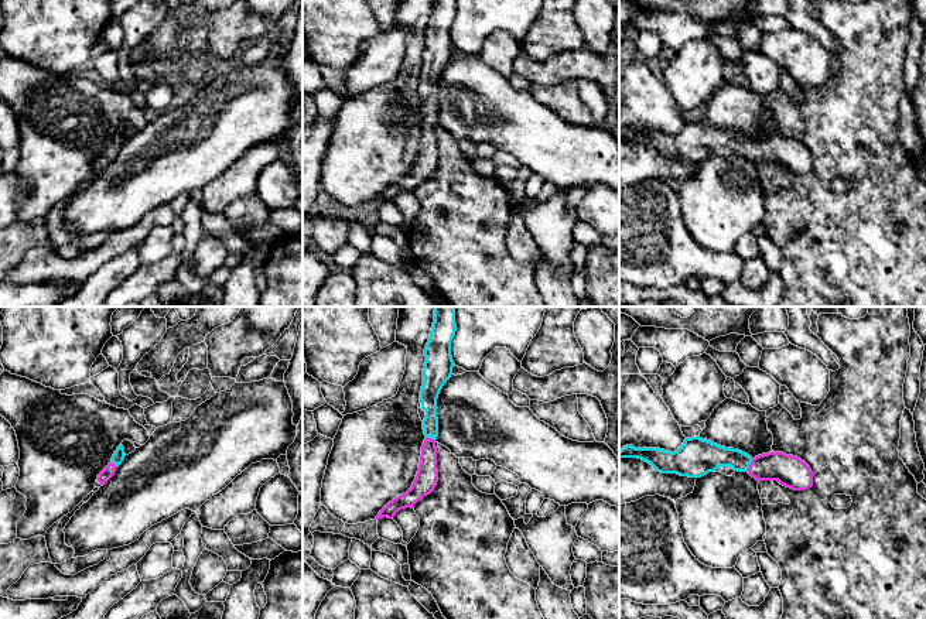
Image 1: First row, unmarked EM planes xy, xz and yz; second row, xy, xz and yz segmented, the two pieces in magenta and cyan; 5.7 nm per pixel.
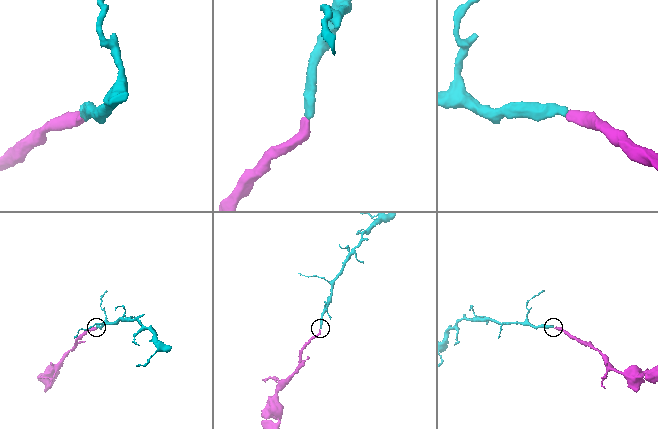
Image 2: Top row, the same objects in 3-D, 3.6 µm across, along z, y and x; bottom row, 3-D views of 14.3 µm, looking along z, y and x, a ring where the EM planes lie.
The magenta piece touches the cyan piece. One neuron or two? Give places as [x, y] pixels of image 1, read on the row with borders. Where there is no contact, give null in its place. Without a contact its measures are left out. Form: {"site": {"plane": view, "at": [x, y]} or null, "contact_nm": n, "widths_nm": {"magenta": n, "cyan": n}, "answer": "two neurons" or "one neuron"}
{"site": {"plane": "yz", "at": [749, 465]}, "contact_nm": 70, "widths_nm": {"magenta": 180, "cyan": 170}, "answer": "one neuron"}

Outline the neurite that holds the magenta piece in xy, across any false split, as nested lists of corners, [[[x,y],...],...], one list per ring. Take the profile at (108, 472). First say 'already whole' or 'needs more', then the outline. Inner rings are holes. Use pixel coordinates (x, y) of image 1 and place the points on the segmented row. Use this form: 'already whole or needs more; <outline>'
needs more; [[[119,445],[112,456],[112,462],[98,475],[98,482],[103,486],[116,472],[116,468],[123,462],[126,454],[123,445]]]

